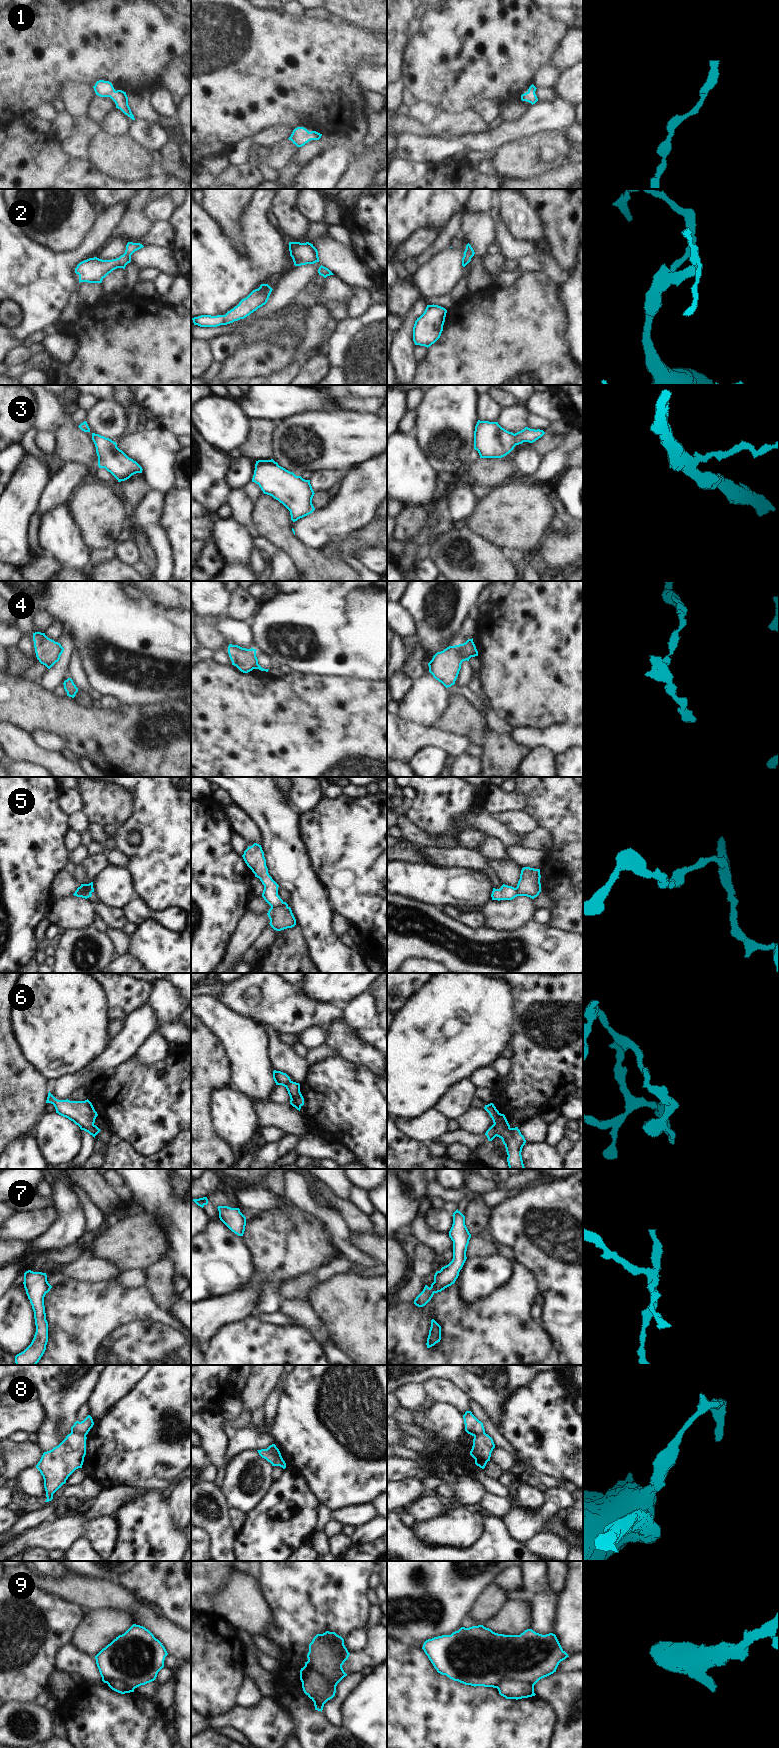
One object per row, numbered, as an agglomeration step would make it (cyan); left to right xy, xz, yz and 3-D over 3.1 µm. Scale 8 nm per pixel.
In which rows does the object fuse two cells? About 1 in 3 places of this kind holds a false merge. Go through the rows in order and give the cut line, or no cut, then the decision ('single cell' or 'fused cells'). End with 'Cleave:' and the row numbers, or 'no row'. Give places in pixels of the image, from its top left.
1: cut none; single cell
2: cut none; single cell
3: cut none; single cell
4: cut xy (58, 643), (60, 654); fused cells
5: cut xy (77, 888), (80, 893), (90, 893); fused cells
6: cut yz (506, 1119), (500, 1120), (495, 1125), (495, 1135); fused cells
7: cut yz (432, 1283), (434, 1292); fused cells
8: cut xz (266, 1449), (282, 1459); fused cells
9: cut xz (300, 1676), (304, 1673), (319, 1673), (326, 1680), (327, 1687); fused cells
Cleave: 4, 5, 6, 7, 8, 9

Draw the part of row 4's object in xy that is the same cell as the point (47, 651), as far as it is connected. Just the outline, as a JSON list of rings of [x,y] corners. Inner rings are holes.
[[[33,633],[33,641],[36,657],[39,662],[50,669],[60,659],[60,645],[48,638],[45,633]]]

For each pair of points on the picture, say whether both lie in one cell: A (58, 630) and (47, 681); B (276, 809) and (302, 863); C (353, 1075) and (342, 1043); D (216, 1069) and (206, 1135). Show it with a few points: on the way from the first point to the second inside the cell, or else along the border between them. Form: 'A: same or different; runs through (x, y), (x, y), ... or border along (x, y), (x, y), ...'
A: different; border along (65, 631), (58, 642)
B: same; runs through (277, 822), (279, 824), (281, 842), (289, 850)
C: different; border along (338, 1055), (352, 1062), (361, 1063), (370, 1070)
D: same; runs through (201, 1085), (201, 1119)

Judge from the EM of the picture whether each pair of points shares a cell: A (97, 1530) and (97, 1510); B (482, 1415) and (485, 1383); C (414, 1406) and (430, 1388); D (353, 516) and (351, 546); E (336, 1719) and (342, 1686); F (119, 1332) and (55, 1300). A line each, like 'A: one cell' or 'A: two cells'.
A: two cells
B: two cells
C: two cells
D: two cells
E: one cell
F: one cell

